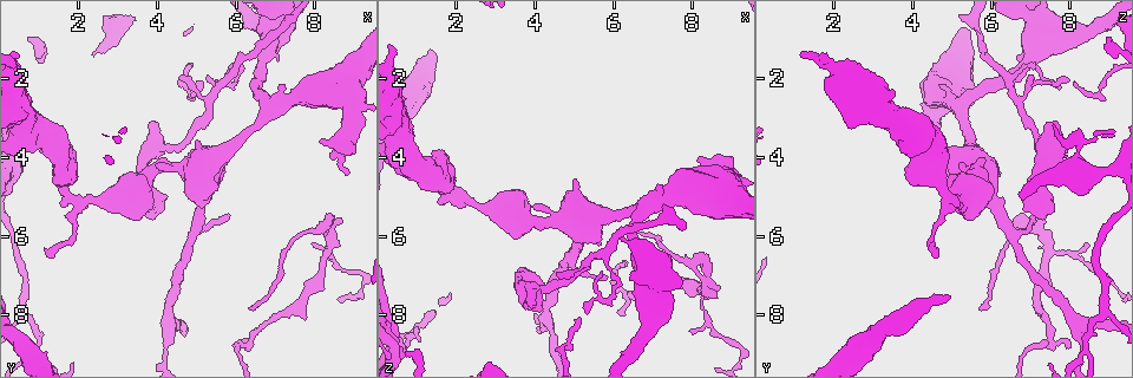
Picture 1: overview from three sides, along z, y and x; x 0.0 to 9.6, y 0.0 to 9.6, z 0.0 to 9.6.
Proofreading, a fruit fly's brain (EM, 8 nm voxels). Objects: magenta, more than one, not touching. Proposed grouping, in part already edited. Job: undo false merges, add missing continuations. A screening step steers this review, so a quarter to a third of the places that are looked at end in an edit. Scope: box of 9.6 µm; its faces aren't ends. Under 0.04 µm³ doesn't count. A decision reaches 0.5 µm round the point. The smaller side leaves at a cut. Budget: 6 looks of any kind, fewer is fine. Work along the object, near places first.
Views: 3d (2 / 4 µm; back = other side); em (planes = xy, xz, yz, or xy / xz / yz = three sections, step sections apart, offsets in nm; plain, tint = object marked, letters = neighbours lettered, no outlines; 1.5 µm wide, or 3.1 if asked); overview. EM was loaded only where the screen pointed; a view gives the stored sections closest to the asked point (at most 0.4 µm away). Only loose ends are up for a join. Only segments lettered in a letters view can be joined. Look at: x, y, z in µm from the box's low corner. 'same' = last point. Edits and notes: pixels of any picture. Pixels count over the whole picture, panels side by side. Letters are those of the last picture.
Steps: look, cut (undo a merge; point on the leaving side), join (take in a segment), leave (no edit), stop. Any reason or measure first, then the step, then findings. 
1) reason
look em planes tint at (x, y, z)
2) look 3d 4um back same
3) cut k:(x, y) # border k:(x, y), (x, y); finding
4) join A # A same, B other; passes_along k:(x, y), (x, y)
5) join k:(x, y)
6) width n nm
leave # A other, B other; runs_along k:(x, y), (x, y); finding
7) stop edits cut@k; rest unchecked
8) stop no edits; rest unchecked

thin end
look 3d 4um at (7.95, 6.20, 8.45)

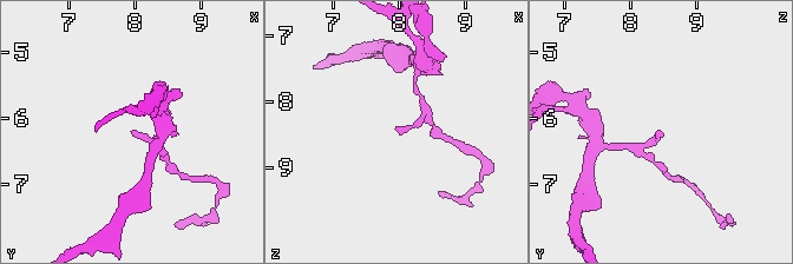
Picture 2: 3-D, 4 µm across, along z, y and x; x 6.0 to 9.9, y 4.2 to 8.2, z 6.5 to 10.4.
look em planes letters at (7.90, 6.15, 8.45)

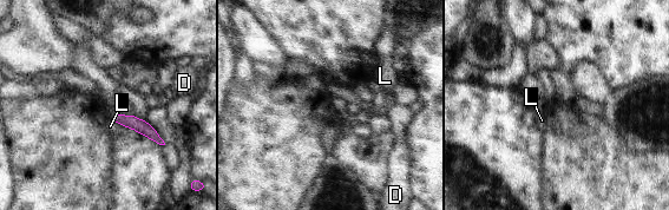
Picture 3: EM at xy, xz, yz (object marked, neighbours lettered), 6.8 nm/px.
width 70 nm
leave # D other, L other; runs_along 3:(115, 117), (146, 129), (157, 139); none of them fits

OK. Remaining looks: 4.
thin end
look em planes letters at (6.30, 8.90, 8.00)

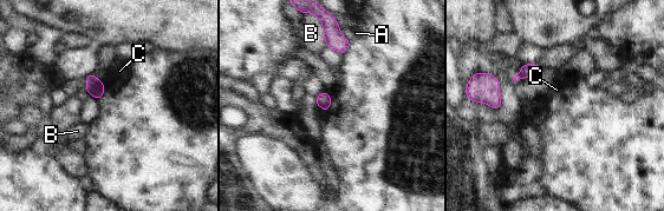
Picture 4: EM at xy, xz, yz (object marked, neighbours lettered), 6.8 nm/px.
leave # A other, B other, C other; border 4:(105, 85), (103, 93); none of them fits

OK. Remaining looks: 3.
an open end
look em planes plain at (6.35, 7.90, 5.85)

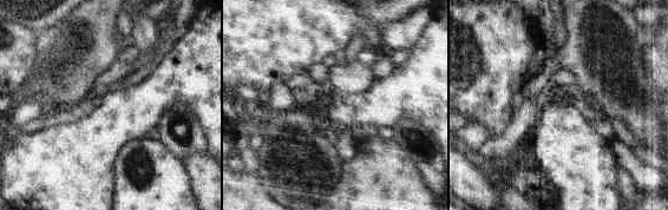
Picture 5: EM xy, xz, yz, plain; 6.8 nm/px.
look em planes letters same

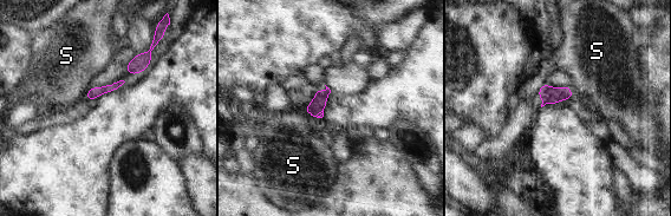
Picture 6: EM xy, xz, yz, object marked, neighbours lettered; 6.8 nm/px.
longest_contact S 110 nm
leave # S other; no lettered segment goes on from it

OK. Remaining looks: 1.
stop no edits; rest unchecked

